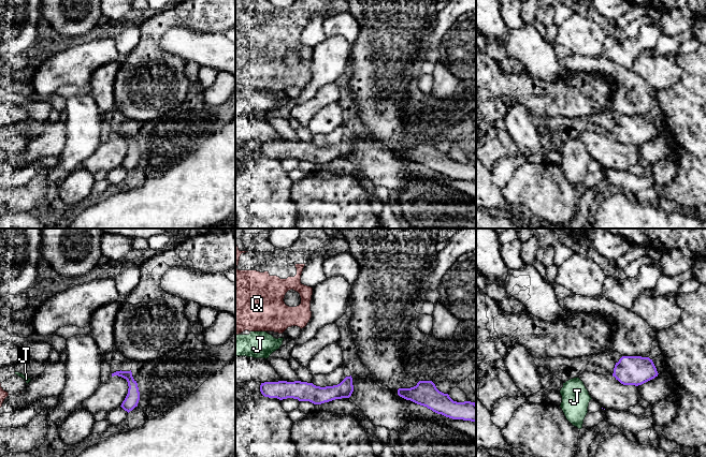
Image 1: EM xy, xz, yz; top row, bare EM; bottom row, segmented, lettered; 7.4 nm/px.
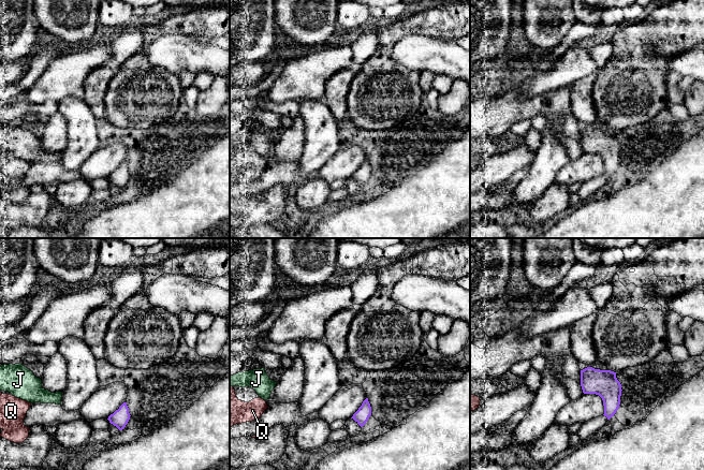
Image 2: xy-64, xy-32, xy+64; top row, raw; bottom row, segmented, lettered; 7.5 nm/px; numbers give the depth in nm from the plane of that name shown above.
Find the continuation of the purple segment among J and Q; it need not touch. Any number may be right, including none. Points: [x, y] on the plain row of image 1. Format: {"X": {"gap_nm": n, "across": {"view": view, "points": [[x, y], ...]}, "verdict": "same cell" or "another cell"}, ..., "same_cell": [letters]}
{"J": {"gap_nm": 110, "across": {"view": "yz", "points": [[602, 167], [588, 165]]}, "verdict": "another cell"}, "Q": {"gap_nm": 360, "across": {"view": "xz", "points": [[278, 141], [278, 92]]}, "verdict": "another cell"}, "same_cell": []}

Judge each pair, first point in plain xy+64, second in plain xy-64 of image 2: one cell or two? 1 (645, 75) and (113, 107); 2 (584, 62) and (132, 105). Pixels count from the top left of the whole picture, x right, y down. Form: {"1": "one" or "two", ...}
{"1": "one", "2": "two"}

